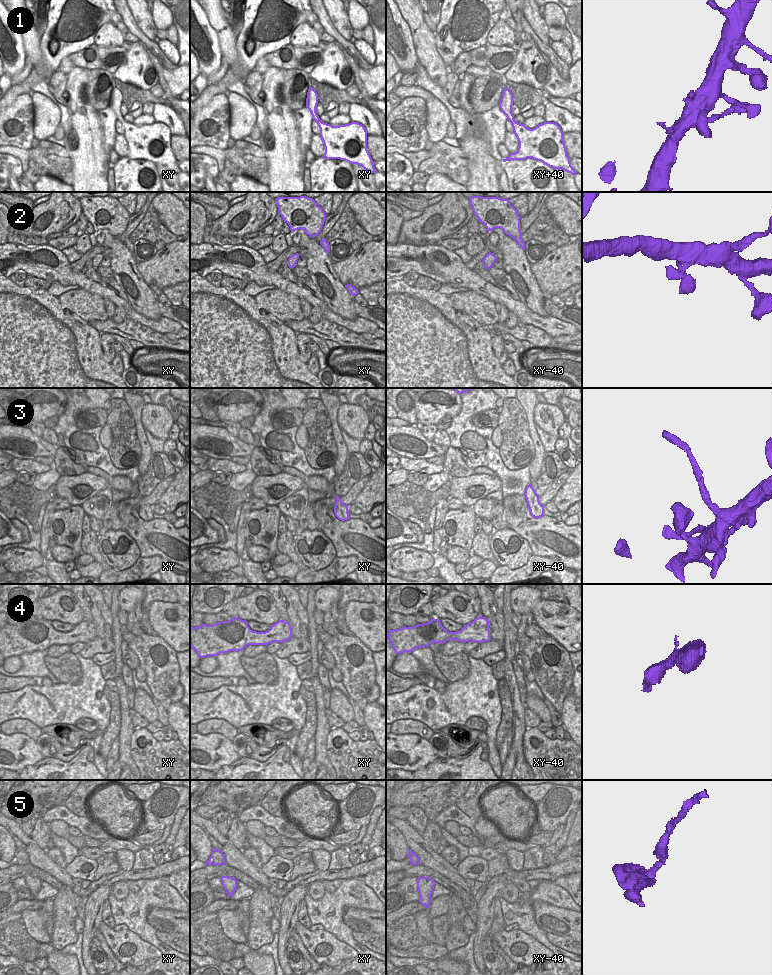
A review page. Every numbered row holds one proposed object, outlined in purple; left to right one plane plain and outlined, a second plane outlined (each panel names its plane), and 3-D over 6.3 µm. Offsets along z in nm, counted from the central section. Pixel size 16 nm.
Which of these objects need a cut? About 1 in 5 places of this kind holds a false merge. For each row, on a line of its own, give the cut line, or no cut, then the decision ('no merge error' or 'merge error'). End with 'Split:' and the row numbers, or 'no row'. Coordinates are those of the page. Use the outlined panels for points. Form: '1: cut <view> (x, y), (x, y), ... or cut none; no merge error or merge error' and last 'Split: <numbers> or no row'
1: cut none; no merge error
2: cut none; no merge error
3: cut xy (349, 516), (347, 518); merge error
4: cut none; no merge error
5: cut none; no merge error
Split: 3

